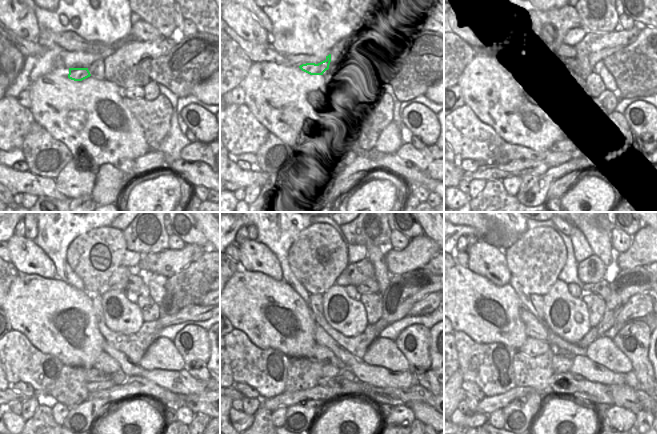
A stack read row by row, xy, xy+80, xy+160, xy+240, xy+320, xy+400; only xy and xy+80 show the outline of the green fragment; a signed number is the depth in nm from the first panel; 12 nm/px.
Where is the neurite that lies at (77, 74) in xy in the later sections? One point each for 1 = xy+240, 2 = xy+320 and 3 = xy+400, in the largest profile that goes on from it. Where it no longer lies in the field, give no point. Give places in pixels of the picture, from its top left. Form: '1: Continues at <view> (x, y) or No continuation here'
1: Continues at xy+240 (118, 281)
2: Continues at xy+320 (358, 272)
3: Continues at xy+400 (592, 270)

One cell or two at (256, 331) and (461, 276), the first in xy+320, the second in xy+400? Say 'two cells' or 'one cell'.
one cell

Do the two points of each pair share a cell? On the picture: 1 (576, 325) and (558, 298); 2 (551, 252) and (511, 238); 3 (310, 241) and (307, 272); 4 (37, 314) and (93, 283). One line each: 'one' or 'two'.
1: one
2: two
3: one
4: two

